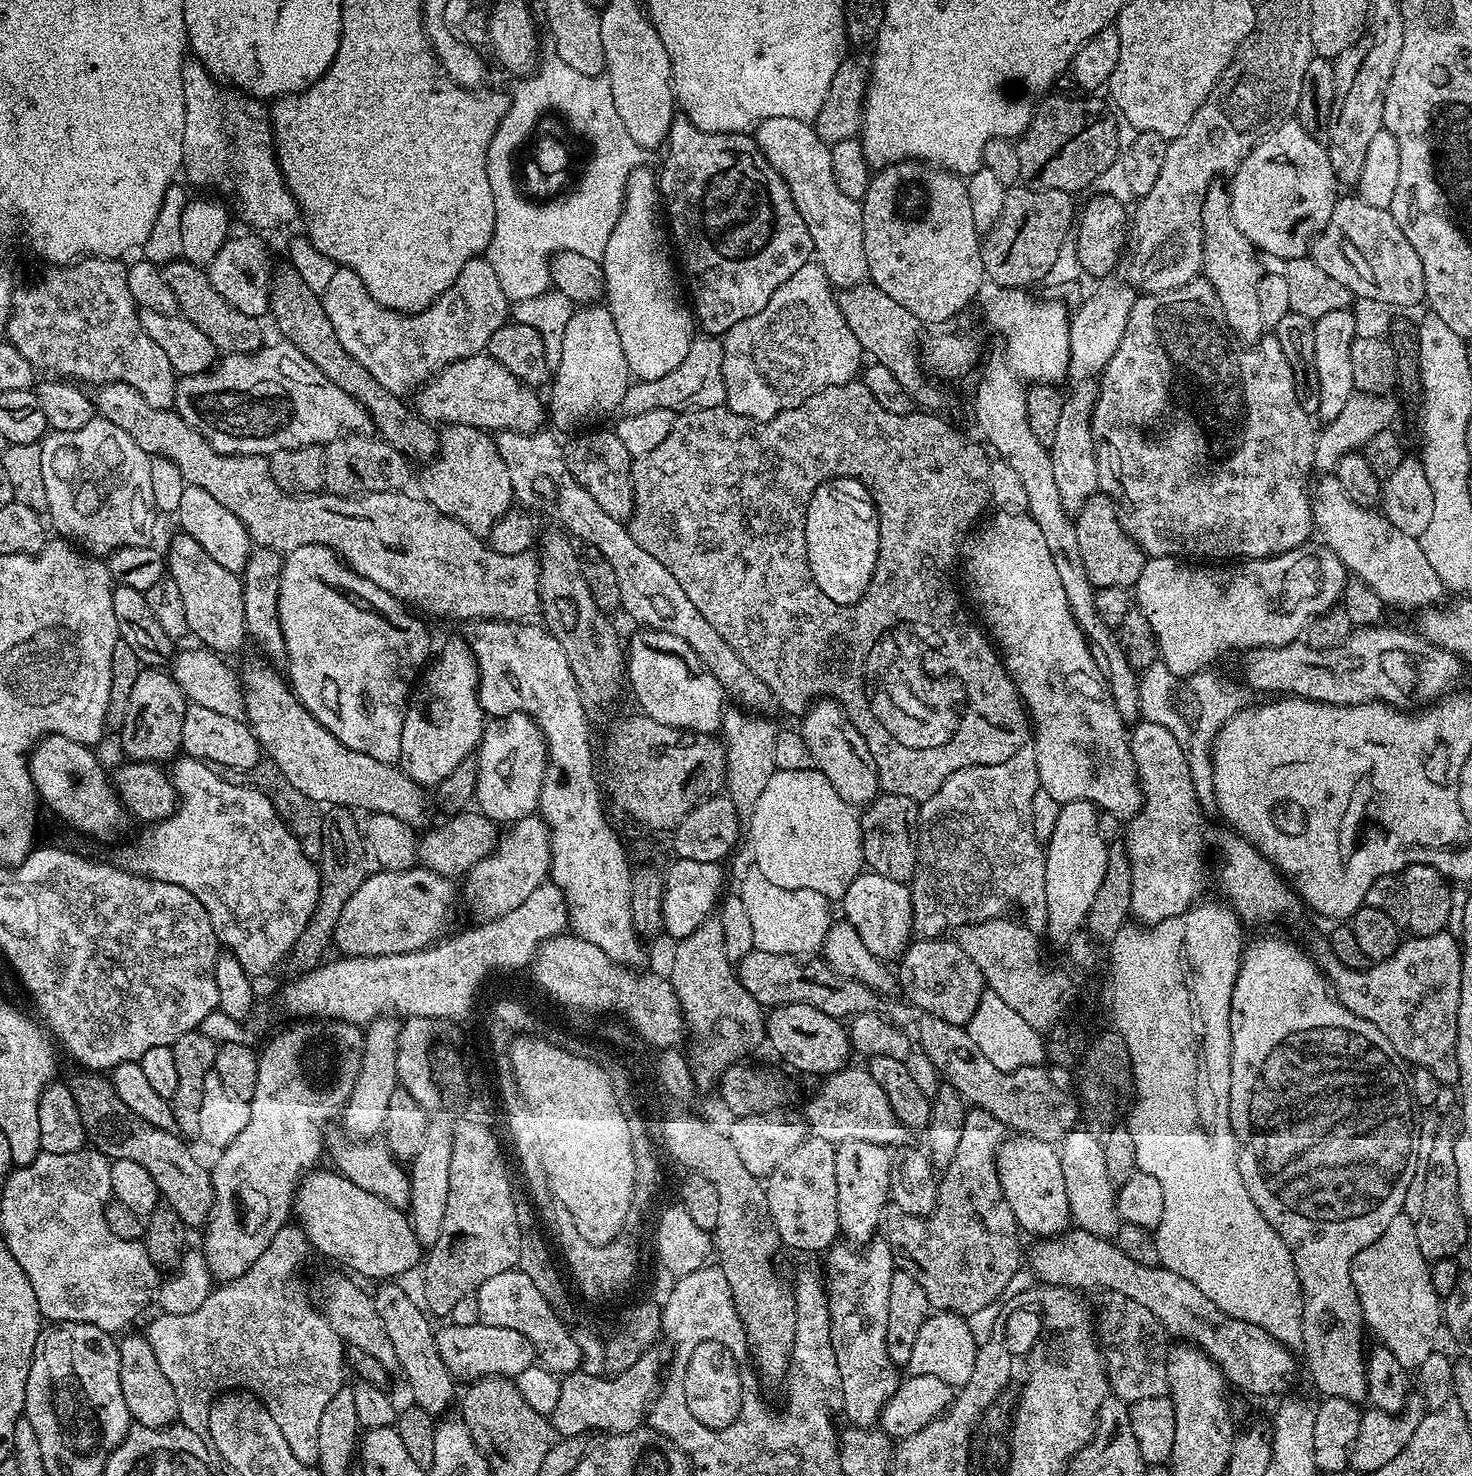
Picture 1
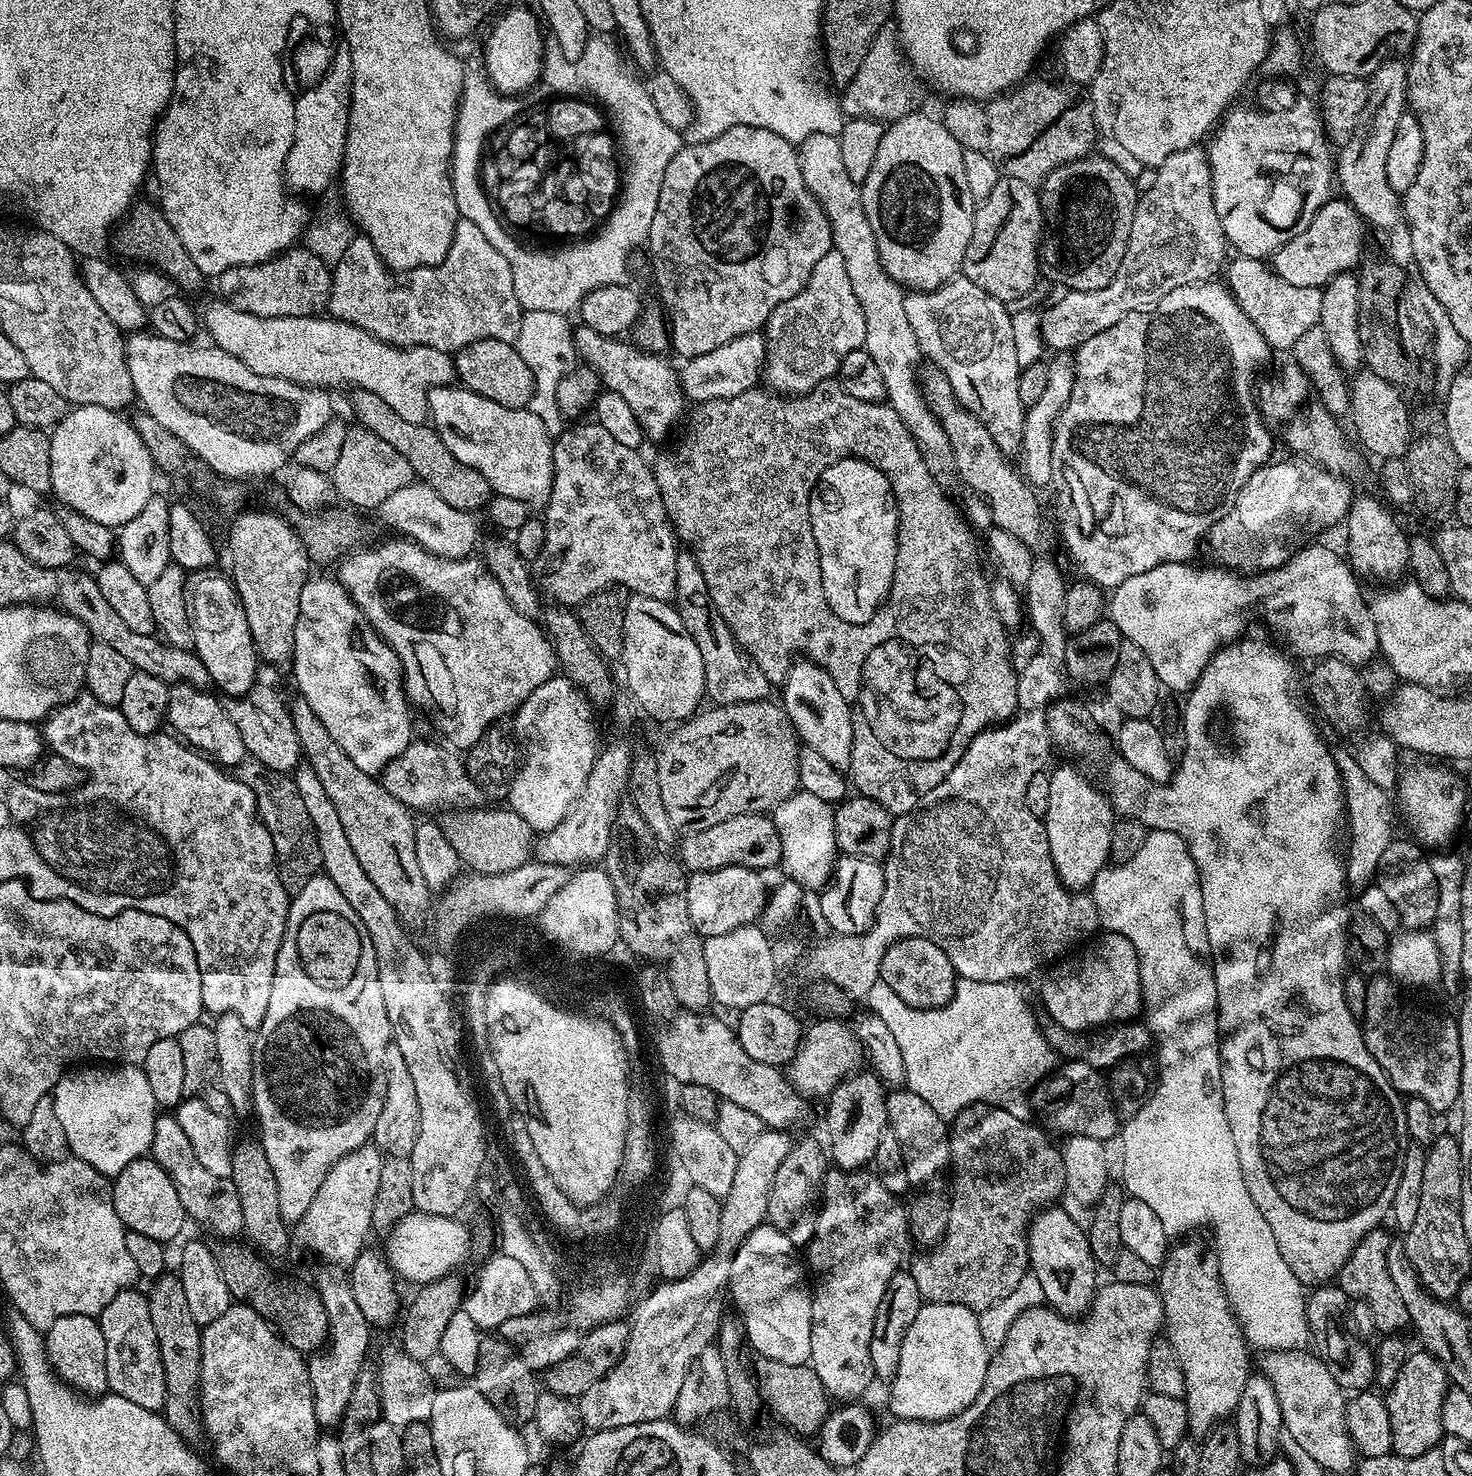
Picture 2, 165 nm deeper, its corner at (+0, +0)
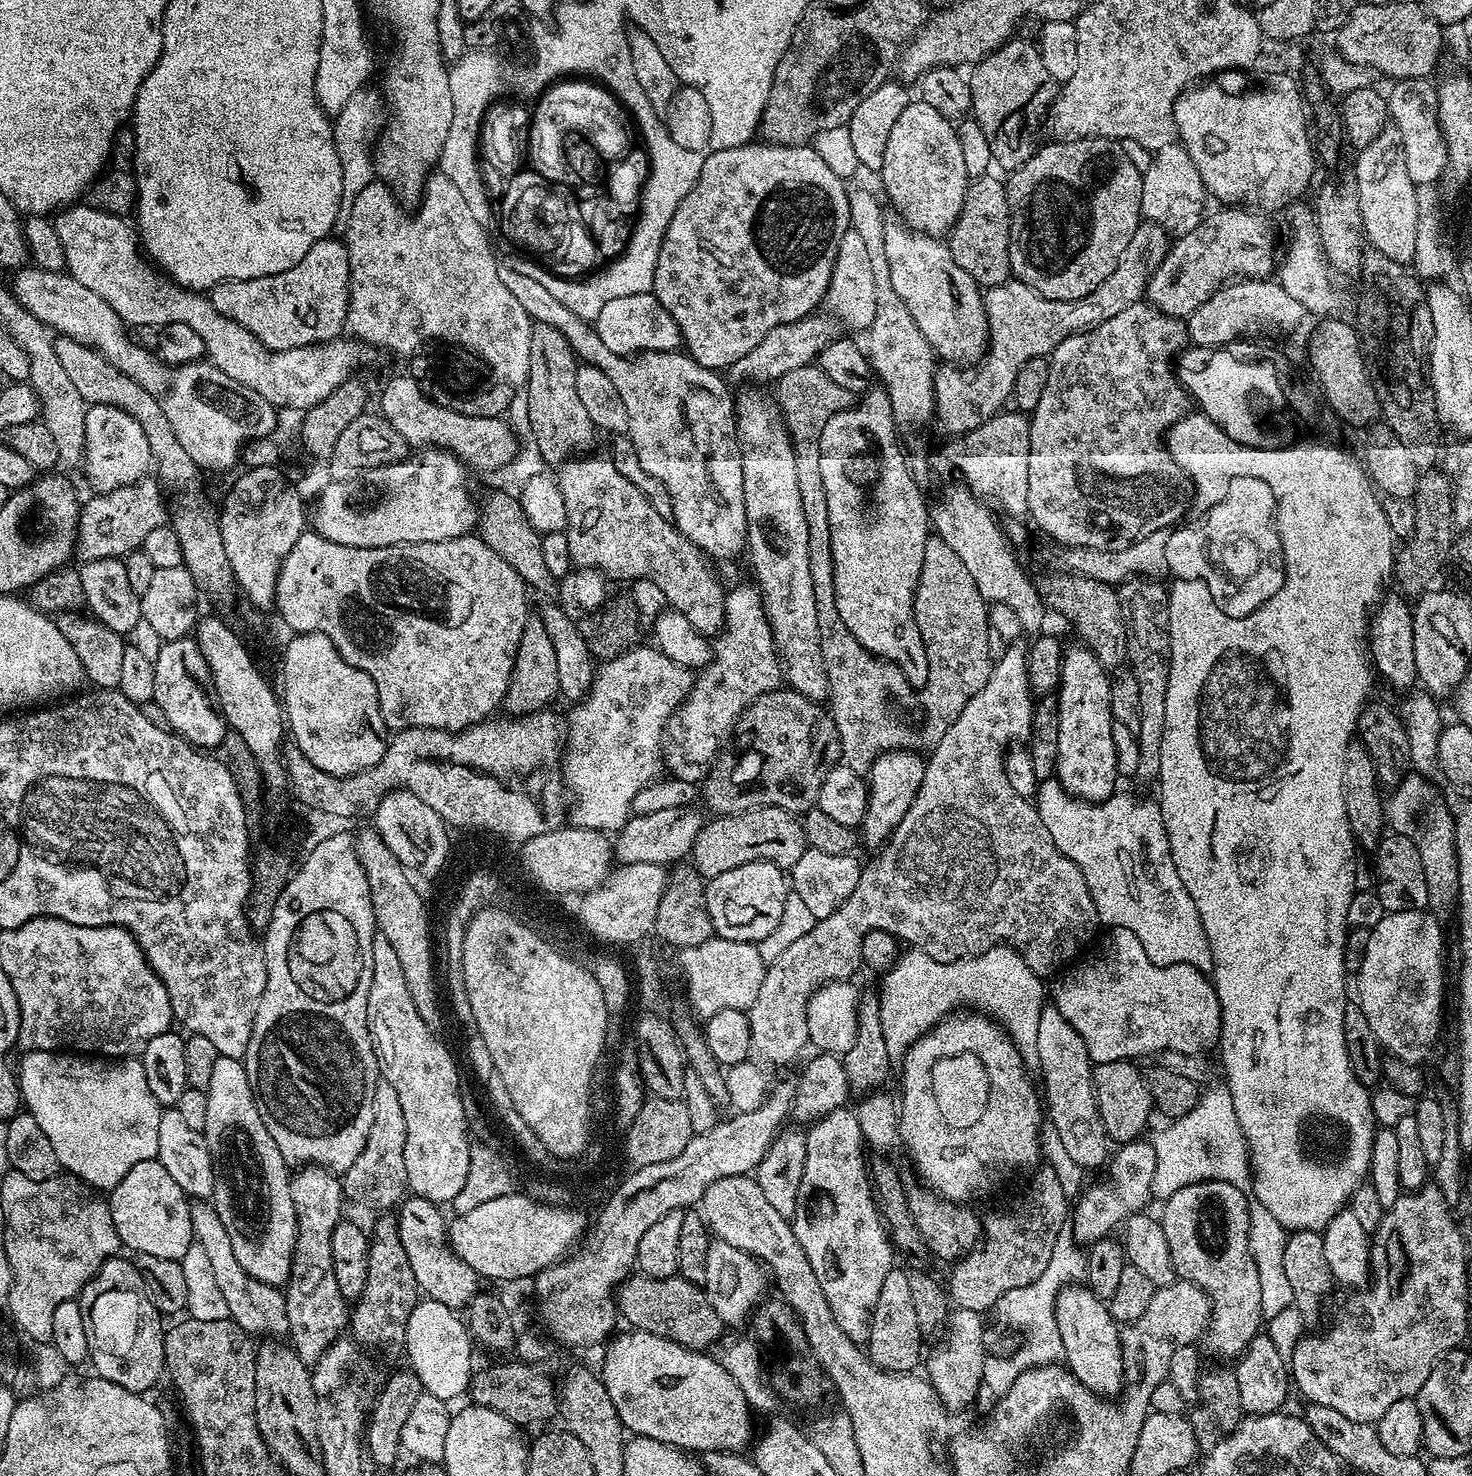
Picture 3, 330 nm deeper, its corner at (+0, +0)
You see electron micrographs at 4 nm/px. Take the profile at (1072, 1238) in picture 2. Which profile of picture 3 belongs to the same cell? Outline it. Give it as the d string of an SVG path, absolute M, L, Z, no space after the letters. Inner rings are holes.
M1069 1282L1056 1296L1054 1318L1058 1322L1058 1334L1062 1334L1063 1363L1068 1371L1074 1374L1074 1378L1078 1378L1078 1382L1082 1382L1082 1386L1086 1386L1097 1396L1119 1397L1126 1383L1126 1353L1121 1327L1110 1314L1107 1303L1099 1300L1083 1283Z

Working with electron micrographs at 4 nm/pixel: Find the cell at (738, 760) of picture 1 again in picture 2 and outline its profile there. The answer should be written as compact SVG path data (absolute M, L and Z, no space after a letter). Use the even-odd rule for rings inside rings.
M677 551L674 586L676 587L674 597L676 612L682 618L682 626L686 626L686 634L690 634L694 642L698 642L698 650L702 654L704 690L707 699L713 705L741 704L769 699L770 685L766 674L758 670L756 663L732 637L730 626L726 626L722 614L718 614L718 606L714 606L706 590L706 578L691 551Z

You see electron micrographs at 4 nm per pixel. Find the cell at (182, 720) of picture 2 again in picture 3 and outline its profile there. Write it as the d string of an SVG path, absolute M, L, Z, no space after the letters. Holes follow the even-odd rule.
M185 638L182 640L170 640L159 645L161 648L154 652L154 659L156 661L156 665L154 666L154 703L159 706L162 710L162 714L164 715L164 724L167 725L171 731L175 732L177 736L181 736L182 739L187 740L189 744L194 748L199 748L201 750L216 750L219 749L220 744L224 740L224 735L228 733L230 730L228 727L228 723L226 722L226 718L222 714L222 710L220 709L220 703L218 702L218 698L216 697L216 687L214 686L214 682L212 681L212 675L210 674L210 666L206 664L206 658L199 645L196 644L195 639Z

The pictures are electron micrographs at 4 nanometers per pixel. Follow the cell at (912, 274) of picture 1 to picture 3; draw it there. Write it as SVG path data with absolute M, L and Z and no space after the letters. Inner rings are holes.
M913 99L890 129L878 179L884 183L893 213L908 227L927 236L947 237L960 217L970 183L953 121L925 100Z

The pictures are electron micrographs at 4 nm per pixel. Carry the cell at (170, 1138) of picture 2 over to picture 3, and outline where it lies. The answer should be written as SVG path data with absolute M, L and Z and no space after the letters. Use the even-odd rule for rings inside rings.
M193 1203L190 1210L190 1222L195 1243L201 1244L206 1250L210 1266L214 1270L214 1279L217 1280L218 1287L222 1289L222 1294L226 1297L226 1306L231 1320L253 1338L287 1337L289 1335L288 1319L283 1291L242 1270L242 1266L238 1264L238 1257L234 1254L234 1246L230 1244L230 1234L226 1234L226 1226L222 1224L222 1218L216 1213L215 1204Z

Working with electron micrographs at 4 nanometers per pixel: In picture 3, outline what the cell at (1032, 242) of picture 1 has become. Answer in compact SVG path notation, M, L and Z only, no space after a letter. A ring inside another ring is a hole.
M995 175L977 176L968 185L960 217L946 237L946 243L954 262L970 274L985 289L1005 284L1012 276L1010 266L1010 234L1012 217L1005 181L995 180Z

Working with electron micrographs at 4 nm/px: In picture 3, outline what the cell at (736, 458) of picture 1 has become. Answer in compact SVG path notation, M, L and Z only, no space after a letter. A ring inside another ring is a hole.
M807 364L775 381L774 395L784 414L788 437L796 449L802 510L808 523L810 566L822 605L822 654L828 671L832 721L840 735L843 763L864 774L883 752L924 754L935 748L958 714L962 714L966 702L986 686L994 663L992 644L988 641L989 605L978 594L978 586L974 586L974 578L970 578L970 570L966 570L962 558L946 546L941 536L933 535L926 542L926 558L922 558L922 574L914 602L916 625L920 627L924 652L928 655L928 680L917 690L899 664L867 652L838 614L832 554L828 550L828 511L824 487L820 484L822 426L836 412L852 407L854 394L838 386L838 382L830 382L819 366Z

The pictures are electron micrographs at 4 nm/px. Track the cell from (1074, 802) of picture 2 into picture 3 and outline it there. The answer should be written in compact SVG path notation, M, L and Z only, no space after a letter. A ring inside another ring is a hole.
M1085 646L1070 647L1063 653L1058 687L1058 738L1055 779L1066 792L1080 800L1099 802L1117 791L1120 763L1112 737L1112 680L1109 669Z

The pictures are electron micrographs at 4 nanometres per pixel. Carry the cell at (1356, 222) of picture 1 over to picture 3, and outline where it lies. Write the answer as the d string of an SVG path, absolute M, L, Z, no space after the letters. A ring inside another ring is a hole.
M1224 206L1221 209L1210 212L1192 231L1181 235L1176 240L1177 244L1175 241L1169 247L1167 257L1152 276L1153 284L1164 284L1164 304L1158 308L1168 316L1187 319L1225 284L1237 279L1267 279L1275 271L1274 232L1267 220L1254 213L1256 211L1240 206Z

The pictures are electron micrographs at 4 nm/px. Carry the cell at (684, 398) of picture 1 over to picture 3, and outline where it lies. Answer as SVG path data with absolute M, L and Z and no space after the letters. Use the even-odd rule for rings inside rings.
M822 314L803 316L800 320L786 322L782 326L774 326L774 330L770 330L770 334L766 334L766 338L762 338L762 342L758 342L758 346L754 346L754 350L750 350L750 354L738 358L738 362L734 362L728 367L727 379L729 381L744 380L740 382L780 380L786 374L790 374L790 370L798 370L802 366L812 364L819 357L820 351L837 335L835 327L837 328L837 325Z

